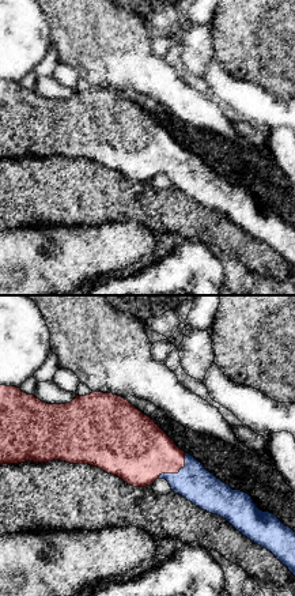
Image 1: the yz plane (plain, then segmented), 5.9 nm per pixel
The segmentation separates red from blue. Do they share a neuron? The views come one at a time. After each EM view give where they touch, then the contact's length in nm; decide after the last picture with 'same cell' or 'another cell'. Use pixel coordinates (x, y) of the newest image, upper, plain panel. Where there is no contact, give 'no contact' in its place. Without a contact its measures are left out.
meets red at (177, 168); contact 220 nm long

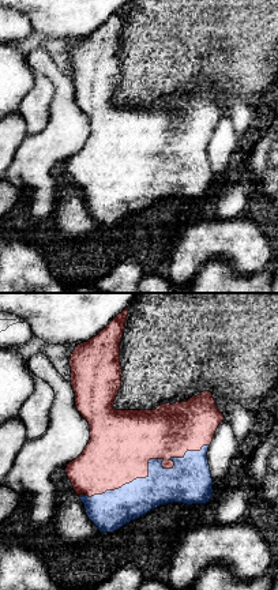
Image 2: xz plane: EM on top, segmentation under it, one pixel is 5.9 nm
meets red at (147, 161); contact 800 nm long

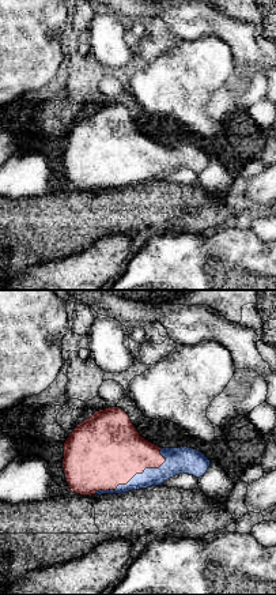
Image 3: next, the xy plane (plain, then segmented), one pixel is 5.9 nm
meets red at (135, 169); contact 480 nm long

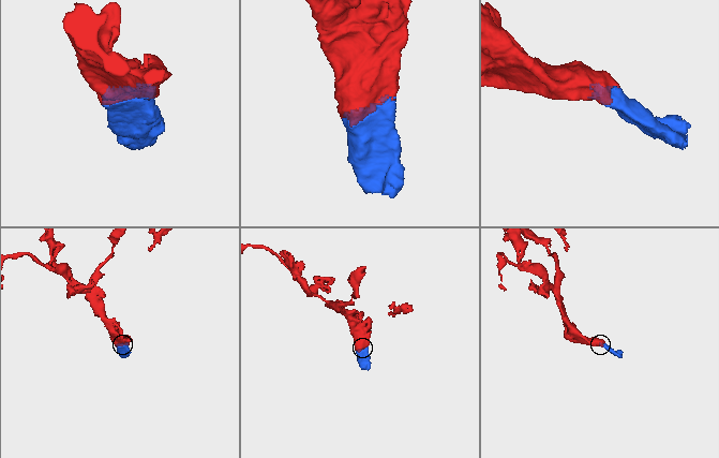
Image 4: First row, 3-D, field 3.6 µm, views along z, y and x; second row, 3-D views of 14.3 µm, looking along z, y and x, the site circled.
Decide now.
same cell

